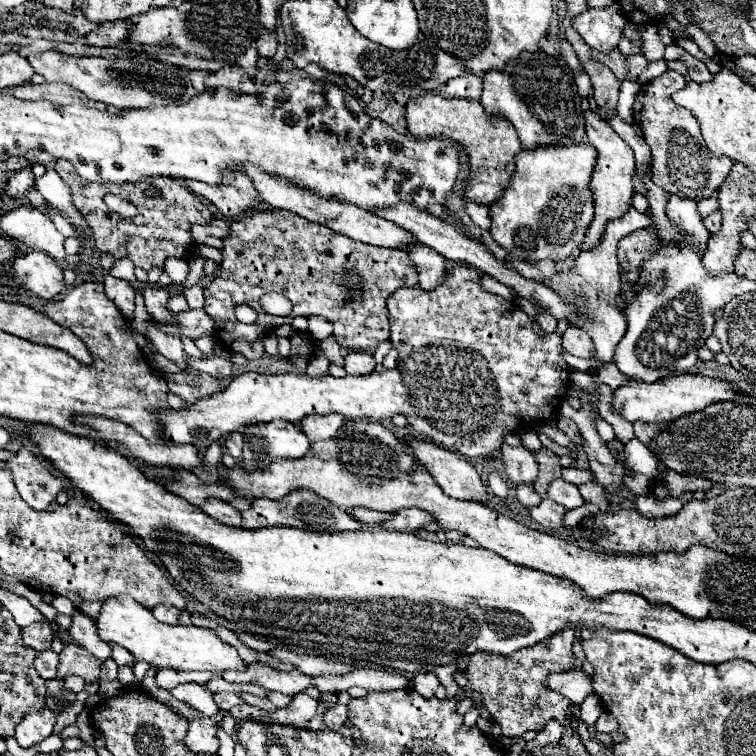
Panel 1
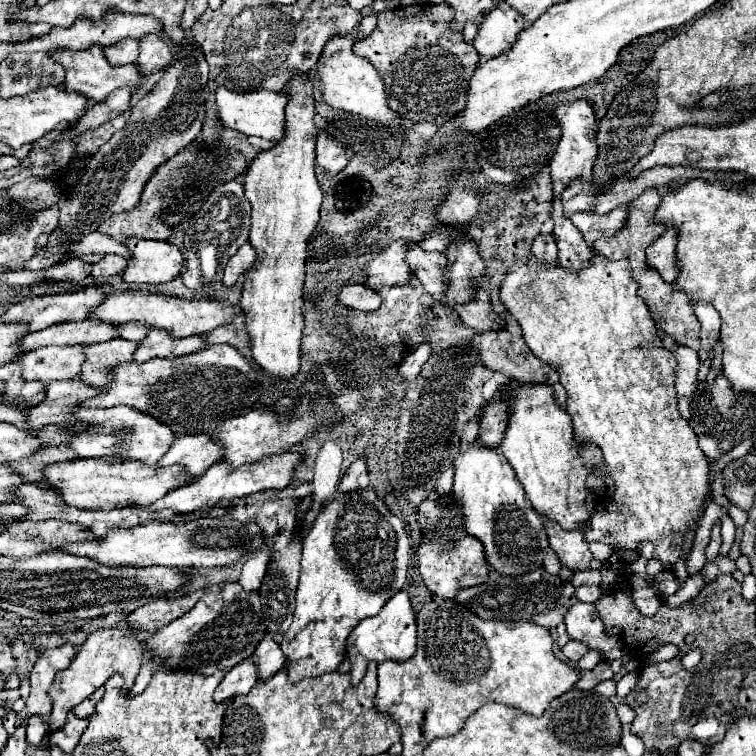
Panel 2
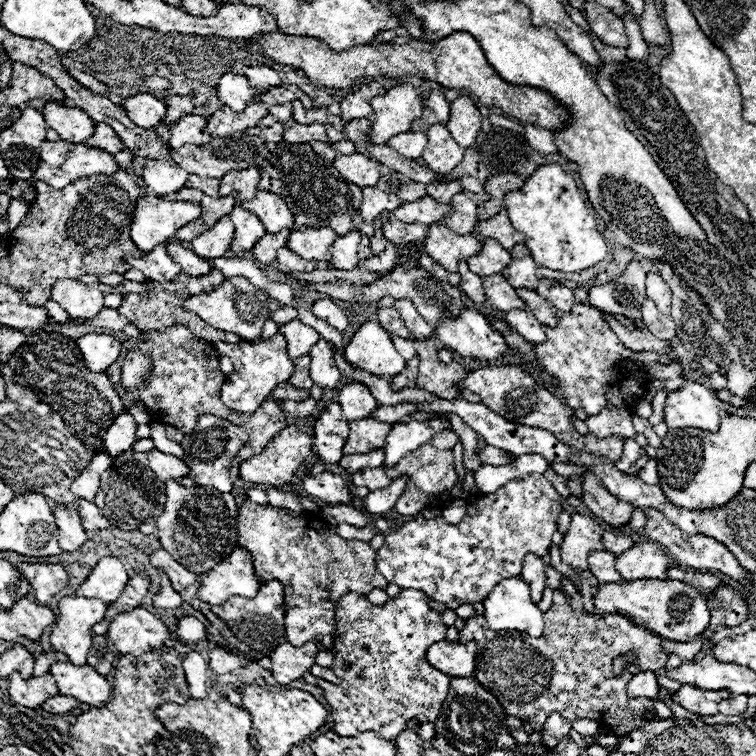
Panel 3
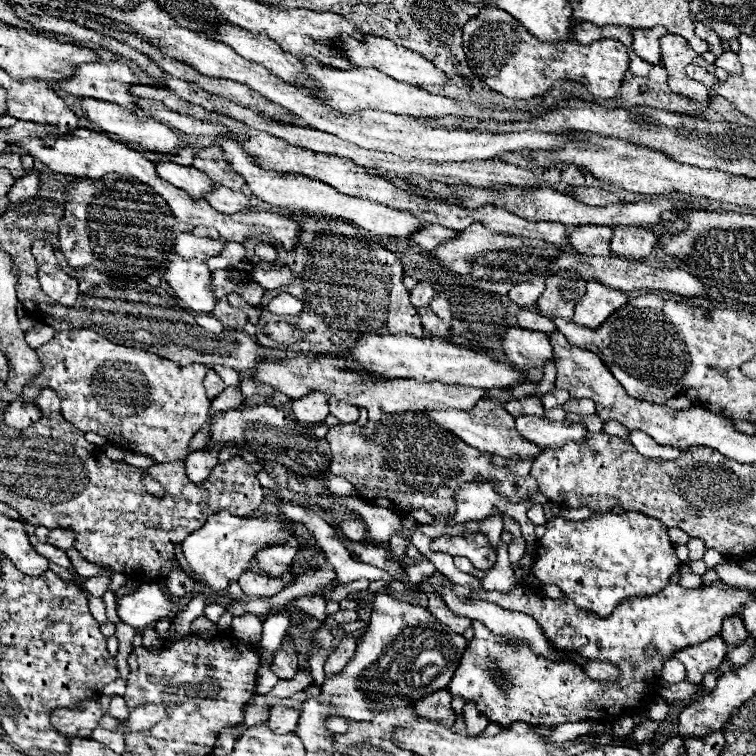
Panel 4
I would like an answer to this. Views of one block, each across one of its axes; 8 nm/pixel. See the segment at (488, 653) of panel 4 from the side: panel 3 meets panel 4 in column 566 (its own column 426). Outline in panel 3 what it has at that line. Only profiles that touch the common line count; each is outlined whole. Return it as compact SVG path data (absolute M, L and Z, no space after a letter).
M402 590L398 596L390 598L382 606L370 604L364 596L348 592L340 598L336 606L336 642L332 648L334 666L332 672L342 678L344 684L332 686L322 682L324 696L332 706L334 730L338 734L350 734L350 728L358 732L378 732L382 738L396 738L410 720L416 722L434 722L442 702L448 696L450 678L440 674L436 668L428 666L426 650L430 644L440 642L446 636L446 626L440 620L440 614L428 606L428 598L420 590Z

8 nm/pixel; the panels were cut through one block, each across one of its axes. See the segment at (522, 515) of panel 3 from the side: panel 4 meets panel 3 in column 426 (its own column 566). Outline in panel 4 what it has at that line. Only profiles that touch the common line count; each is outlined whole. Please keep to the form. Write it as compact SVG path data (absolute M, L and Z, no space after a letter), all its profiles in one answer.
M608 512L594 514L590 520L580 522L566 518L550 520L546 524L546 534L538 540L532 574L542 584L556 584L578 608L596 612L598 616L608 616L618 604L632 596L654 596L662 592L678 568L680 560L668 538L668 528L662 522L640 512L624 512L620 516Z

